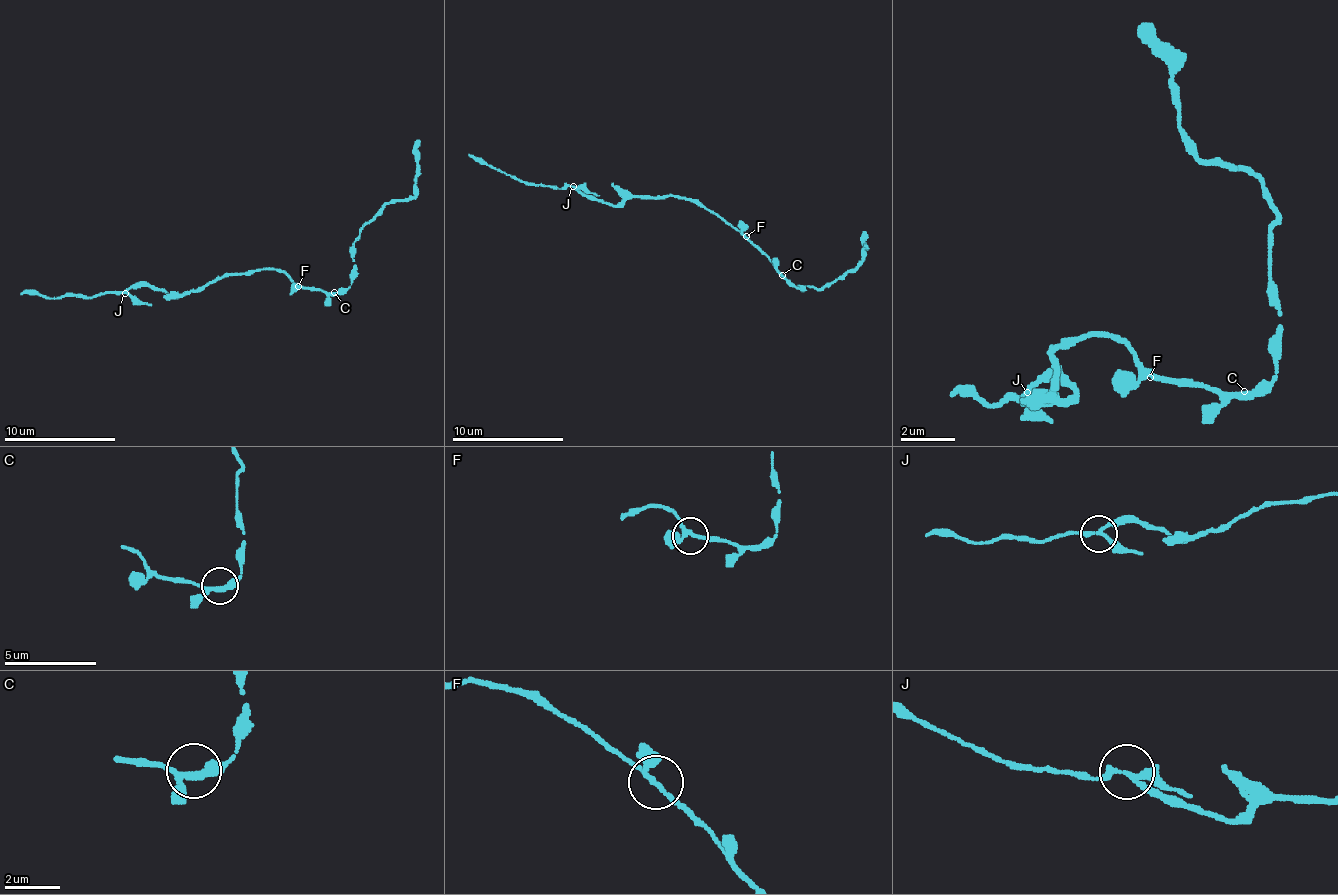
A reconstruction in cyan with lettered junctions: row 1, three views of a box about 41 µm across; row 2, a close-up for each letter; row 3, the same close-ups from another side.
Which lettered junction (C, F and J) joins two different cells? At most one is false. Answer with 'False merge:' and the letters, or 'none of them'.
False merge: J

